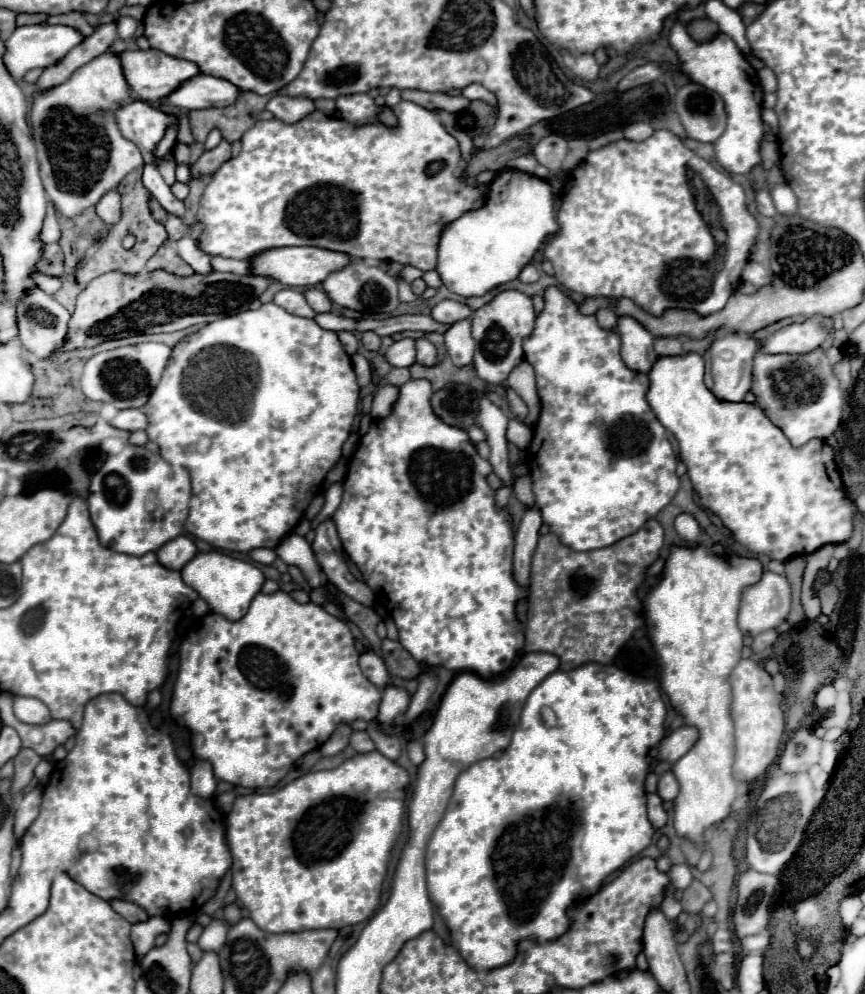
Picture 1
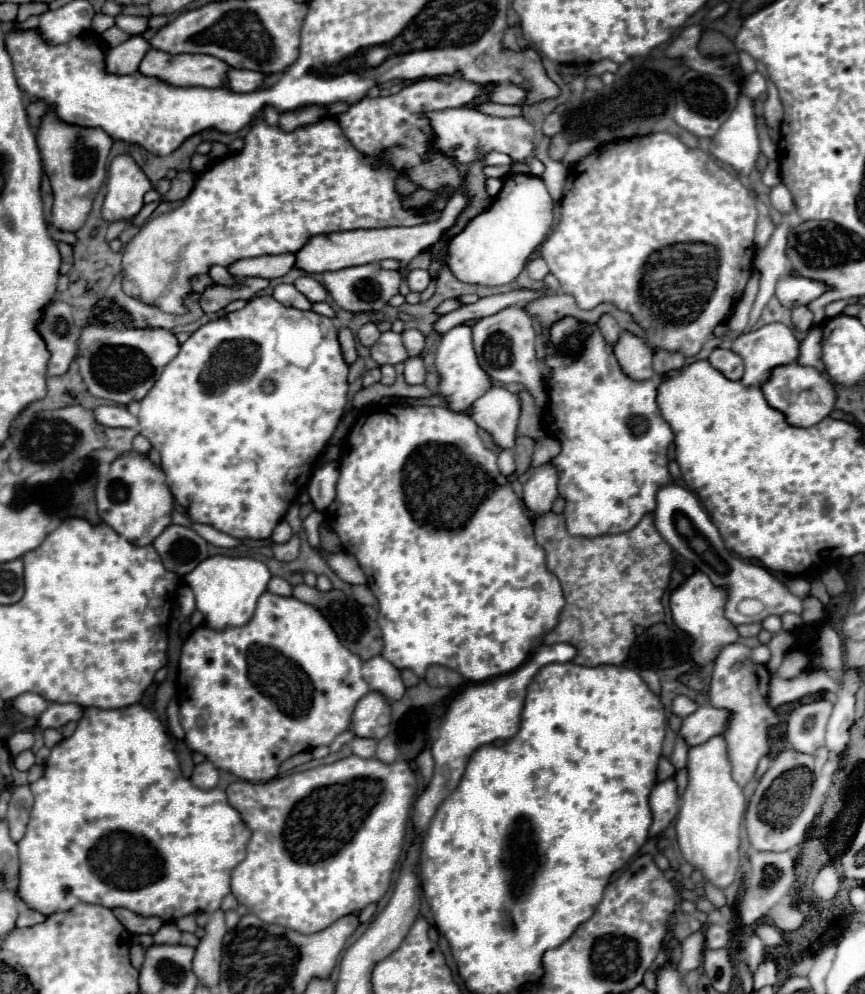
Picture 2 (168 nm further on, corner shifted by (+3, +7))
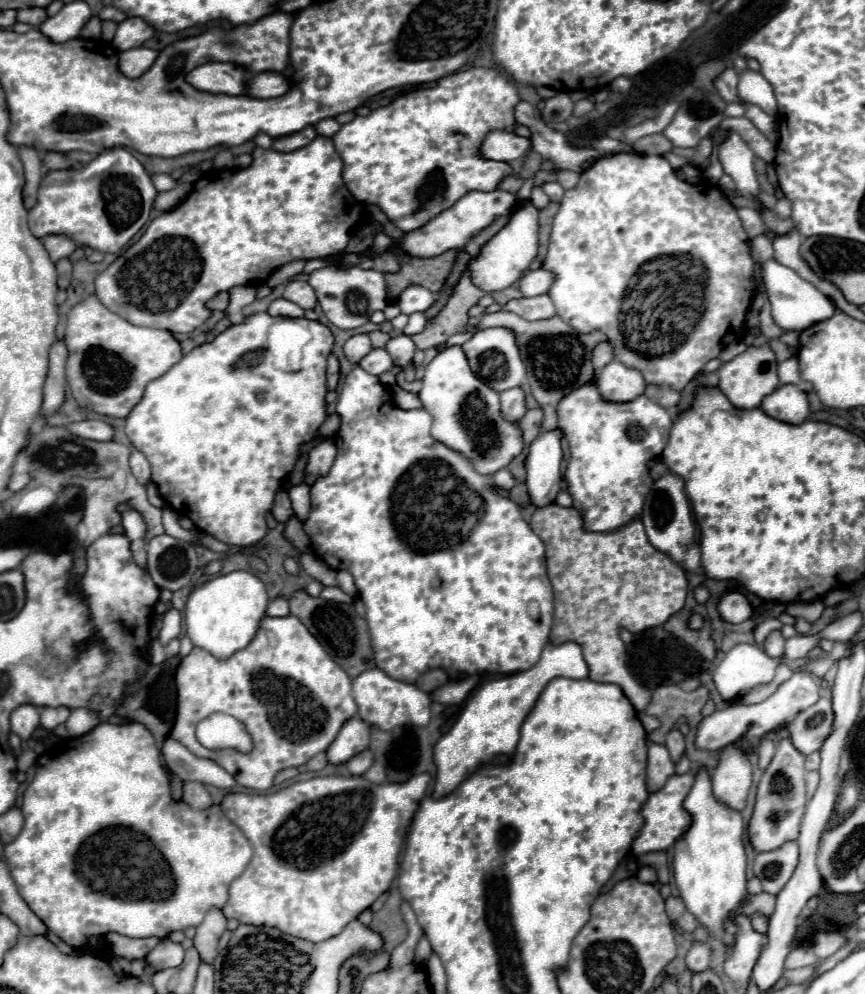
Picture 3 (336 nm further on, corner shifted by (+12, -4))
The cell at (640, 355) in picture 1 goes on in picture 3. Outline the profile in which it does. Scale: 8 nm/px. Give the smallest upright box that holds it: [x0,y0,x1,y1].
[596,359,644,401]

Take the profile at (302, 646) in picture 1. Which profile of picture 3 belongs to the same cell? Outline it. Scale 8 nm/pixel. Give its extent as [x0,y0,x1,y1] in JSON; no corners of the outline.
[170,615,358,791]

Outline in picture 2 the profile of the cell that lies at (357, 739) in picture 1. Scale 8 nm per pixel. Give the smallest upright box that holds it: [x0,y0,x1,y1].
[351,738,377,758]

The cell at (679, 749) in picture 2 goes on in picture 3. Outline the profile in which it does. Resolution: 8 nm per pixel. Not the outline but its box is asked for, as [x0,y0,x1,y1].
[666,729,684,763]

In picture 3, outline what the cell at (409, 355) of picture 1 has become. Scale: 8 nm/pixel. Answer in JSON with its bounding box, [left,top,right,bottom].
[358,349,394,375]

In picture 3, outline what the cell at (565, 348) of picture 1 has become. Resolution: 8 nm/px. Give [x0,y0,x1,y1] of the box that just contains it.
[556,381,672,533]

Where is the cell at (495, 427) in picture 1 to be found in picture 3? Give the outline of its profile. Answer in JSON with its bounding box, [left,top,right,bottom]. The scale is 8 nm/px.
[500,387,526,423]

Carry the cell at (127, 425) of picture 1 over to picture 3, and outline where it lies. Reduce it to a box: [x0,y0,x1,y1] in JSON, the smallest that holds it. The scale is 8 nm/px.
[66,419,114,441]

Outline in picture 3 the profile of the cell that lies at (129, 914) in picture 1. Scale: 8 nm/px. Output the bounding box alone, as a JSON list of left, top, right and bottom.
[106,933,160,959]

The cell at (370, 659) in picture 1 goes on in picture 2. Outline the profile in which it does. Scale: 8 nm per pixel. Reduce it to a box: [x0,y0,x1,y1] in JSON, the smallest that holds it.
[363,656,407,702]

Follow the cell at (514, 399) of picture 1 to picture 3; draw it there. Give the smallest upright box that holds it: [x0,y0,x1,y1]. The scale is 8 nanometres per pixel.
[520,409,542,445]

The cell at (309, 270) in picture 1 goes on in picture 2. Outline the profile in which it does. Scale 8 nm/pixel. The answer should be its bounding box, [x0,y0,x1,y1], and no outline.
[297,194,469,274]

